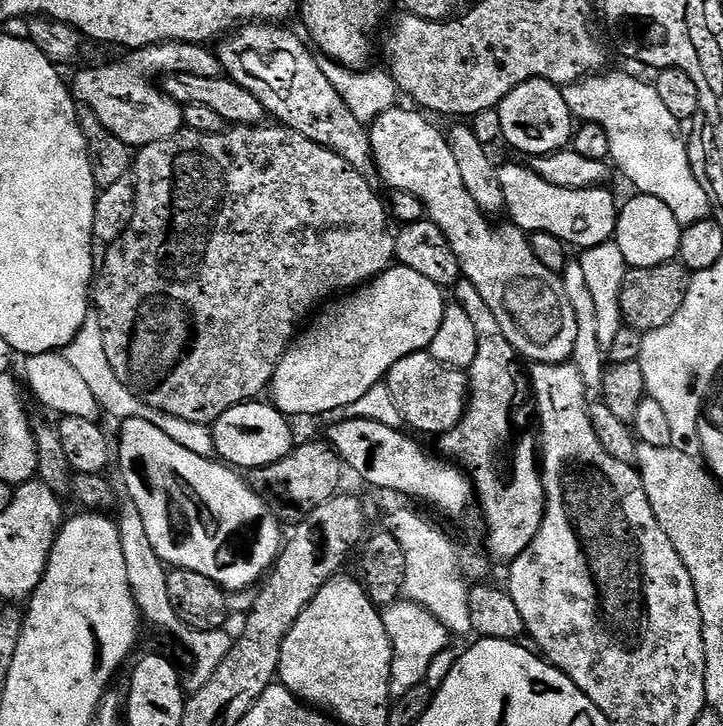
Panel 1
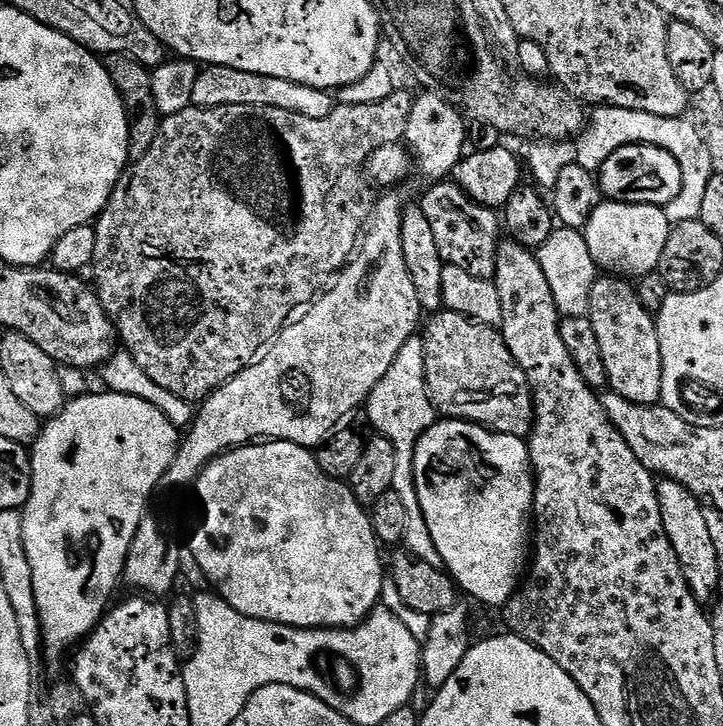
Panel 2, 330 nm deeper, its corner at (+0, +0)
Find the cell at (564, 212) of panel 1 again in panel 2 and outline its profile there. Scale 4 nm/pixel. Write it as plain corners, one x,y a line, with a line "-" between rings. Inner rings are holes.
627,144
614,150
614,154
602,162
598,179
601,197
614,203
668,206
671,200
681,199
684,191
682,166
678,166
678,158
653,144

